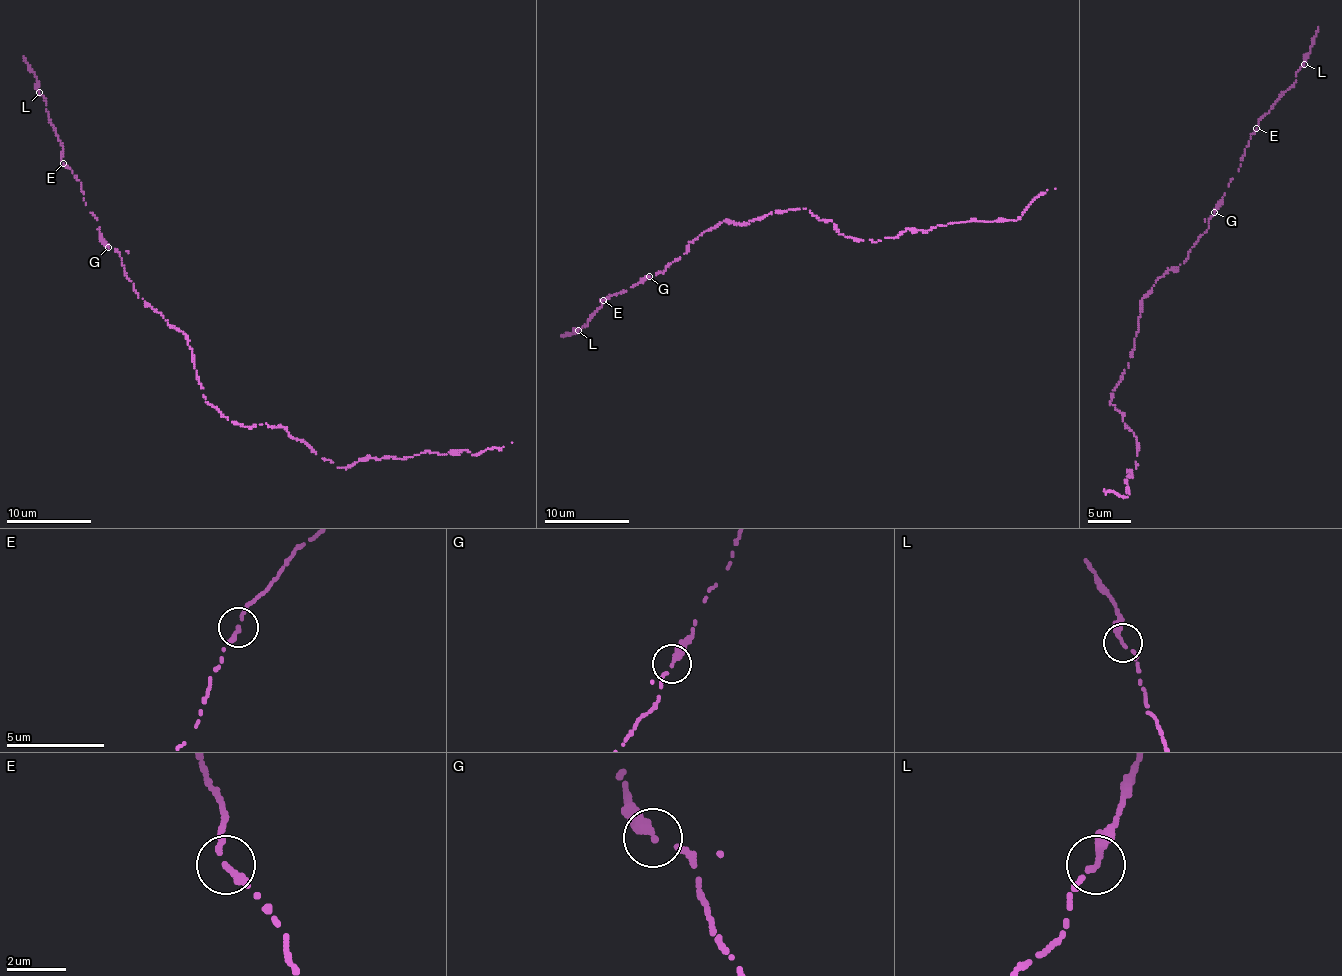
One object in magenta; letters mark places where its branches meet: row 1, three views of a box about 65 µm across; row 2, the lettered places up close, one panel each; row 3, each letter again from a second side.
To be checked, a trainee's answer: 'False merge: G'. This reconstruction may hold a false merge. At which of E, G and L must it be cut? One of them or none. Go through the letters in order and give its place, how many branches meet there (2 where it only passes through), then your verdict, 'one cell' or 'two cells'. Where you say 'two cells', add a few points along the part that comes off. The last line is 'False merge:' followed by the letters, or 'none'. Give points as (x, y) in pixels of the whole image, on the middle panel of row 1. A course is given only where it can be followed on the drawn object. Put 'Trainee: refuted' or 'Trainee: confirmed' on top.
Trainee: refuted
E: (603, 300) | 1 | one cell
G: (649, 276) | 2 | one cell
L: (578, 330) | 2 | one cell
False merge: none

